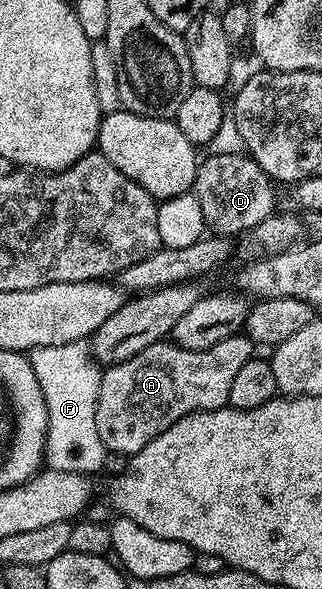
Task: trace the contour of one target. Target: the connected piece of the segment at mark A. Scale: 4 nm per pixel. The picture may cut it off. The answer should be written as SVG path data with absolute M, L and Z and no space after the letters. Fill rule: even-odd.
M238 332L220 336L220 340L208 344L208 348L200 348L199 350L177 350L175 346L167 346L165 344L155 344L153 346L140 348L140 352L136 352L136 356L132 356L132 360L124 360L124 364L116 364L110 370L105 371L98 379L96 432L100 432L100 440L111 450L129 452L136 448L140 448L140 444L144 444L152 436L156 436L156 432L160 432L160 428L164 428L164 424L168 424L173 418L180 416L180 412L194 409L197 406L223 405L228 399L228 384L232 384L232 372L236 372L236 364L240 364L240 360L244 360L244 356L250 353L251 349L251 343L247 342L246 339L242 337L241 333Z

